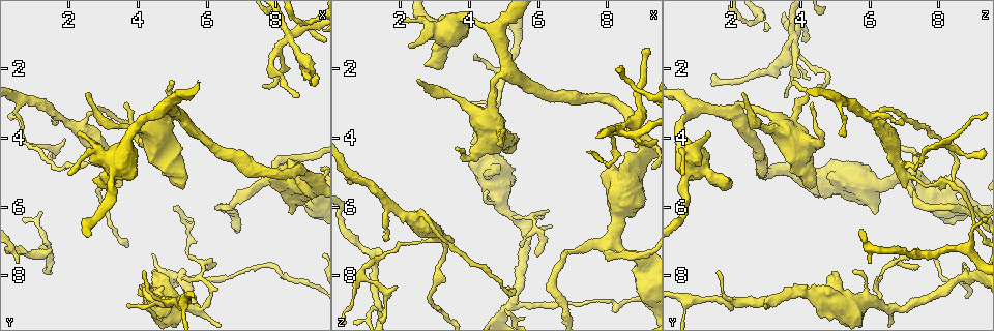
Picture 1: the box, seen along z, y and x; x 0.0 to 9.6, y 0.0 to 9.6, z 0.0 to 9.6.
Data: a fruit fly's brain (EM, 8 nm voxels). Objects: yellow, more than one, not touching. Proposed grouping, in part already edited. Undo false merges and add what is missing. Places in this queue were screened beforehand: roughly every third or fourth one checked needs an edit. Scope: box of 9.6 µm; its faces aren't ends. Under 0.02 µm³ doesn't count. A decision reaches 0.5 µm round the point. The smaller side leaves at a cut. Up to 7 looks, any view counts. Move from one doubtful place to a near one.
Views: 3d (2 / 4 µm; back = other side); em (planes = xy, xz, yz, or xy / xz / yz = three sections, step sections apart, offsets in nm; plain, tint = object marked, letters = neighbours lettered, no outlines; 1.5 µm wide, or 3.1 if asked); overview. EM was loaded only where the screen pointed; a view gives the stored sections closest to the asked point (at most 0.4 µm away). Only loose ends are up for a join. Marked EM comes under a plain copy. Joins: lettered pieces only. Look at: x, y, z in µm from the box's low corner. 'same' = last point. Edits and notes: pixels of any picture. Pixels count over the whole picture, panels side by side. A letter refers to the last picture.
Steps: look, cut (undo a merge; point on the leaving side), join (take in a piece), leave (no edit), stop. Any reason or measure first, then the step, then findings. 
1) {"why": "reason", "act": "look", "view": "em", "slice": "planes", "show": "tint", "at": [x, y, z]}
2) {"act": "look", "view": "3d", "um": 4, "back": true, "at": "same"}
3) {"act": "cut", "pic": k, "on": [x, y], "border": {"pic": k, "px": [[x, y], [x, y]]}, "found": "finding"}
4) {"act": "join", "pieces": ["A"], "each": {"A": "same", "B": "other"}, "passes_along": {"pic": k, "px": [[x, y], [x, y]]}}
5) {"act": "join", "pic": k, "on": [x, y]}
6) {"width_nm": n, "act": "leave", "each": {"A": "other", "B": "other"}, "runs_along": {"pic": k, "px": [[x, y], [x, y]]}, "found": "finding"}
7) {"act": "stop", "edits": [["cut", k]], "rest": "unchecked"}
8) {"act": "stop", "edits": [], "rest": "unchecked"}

{"why": "an open end", "act": "look", "view": "3d", "um": 4, "at": [5.55, 7.40, 7.20]}

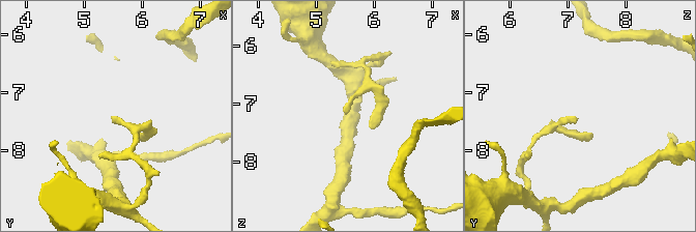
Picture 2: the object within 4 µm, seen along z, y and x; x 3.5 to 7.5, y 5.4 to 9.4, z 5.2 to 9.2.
{"why": "shape alone is not enough", "act": "look", "view": "em", "slice": "planes", "show": "tint", "at": [5.50, 7.45, 7.20]}

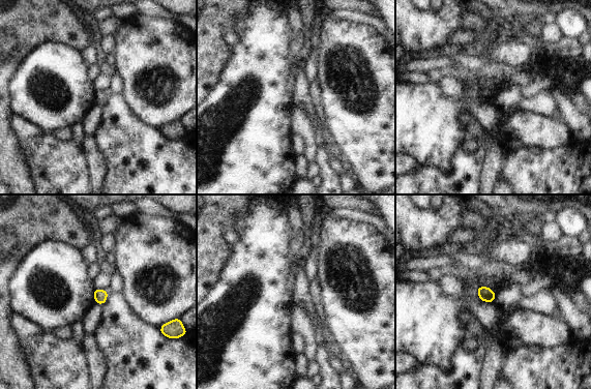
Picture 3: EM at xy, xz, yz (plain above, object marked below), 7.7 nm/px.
{"act": "look", "view": "em", "slice": "planes", "show": "letters", "at": "same"}

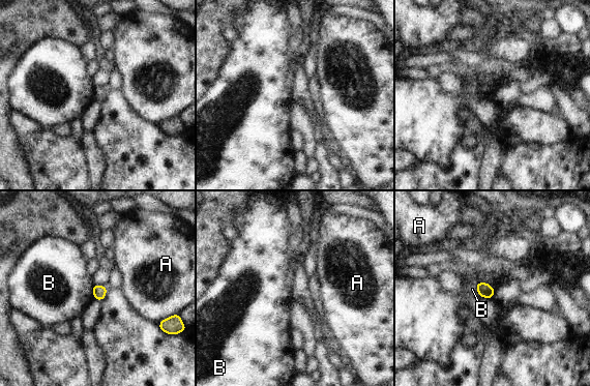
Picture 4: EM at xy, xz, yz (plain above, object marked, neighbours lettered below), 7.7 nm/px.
{"act": "leave", "each": {"A": "other", "B": "other"}, "border": {"pic": 4, "px": [[94, 285], [93, 298]]}, "found": "no lettered piece goes on from it"}

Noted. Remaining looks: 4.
{"why": "calibre changes", "act": "look", "view": "3d", "um": 4, "at": [4.70, 8.25, 4.85]}

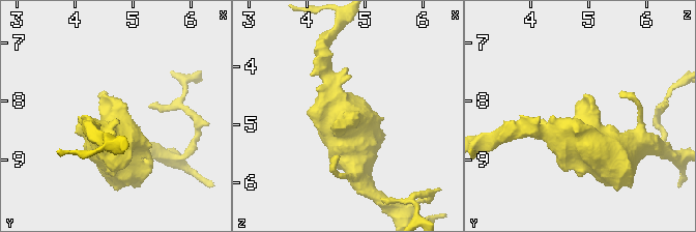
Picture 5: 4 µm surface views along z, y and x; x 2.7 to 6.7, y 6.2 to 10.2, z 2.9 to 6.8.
{"why": "now the EM", "act": "look", "view": "em", "um": 3.1, "slice": "xy", "step": 16, "show": "tint", "at": [4.70, 8.25, 4.90]}

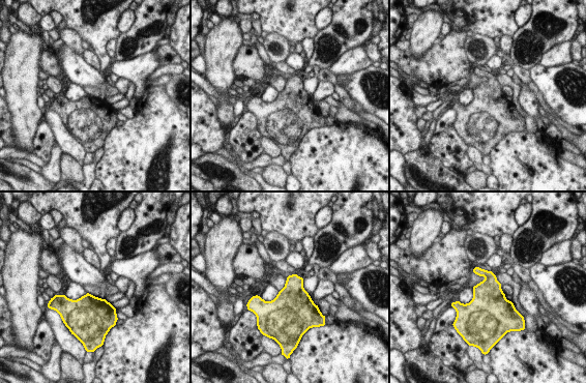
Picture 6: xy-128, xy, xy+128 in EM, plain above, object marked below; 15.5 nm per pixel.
{"why": "what lies round it", "act": "look", "view": "em", "um": 3.1, "slice": "xy", "step": 16, "show": "letters", "at": "same"}

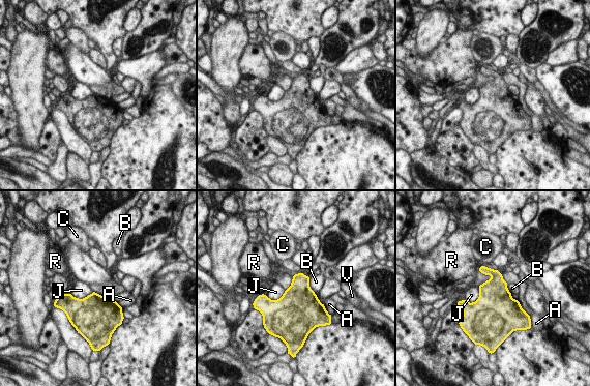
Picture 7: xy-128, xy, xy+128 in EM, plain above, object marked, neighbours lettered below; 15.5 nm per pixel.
{"longest_contact_nm": ["J", 320], "act": "leave", "each": {"A": "other", "B": "other", "C": "other", "J": "other", "R": "other", "V": "other"}, "found": "all the same neuron"}

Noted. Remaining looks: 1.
{"why": "thin end", "act": "look", "view": "em", "slice": "planes", "show": "letters", "at": [8.80, 2.35, 4.30]}

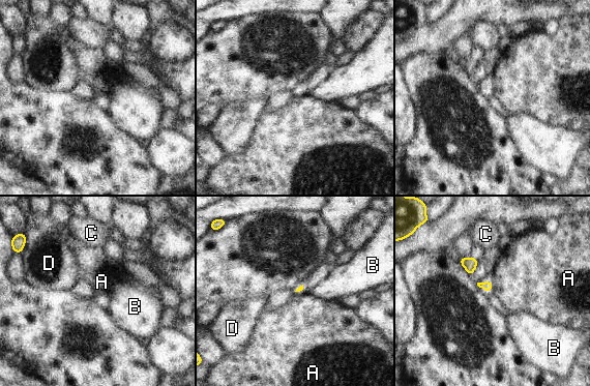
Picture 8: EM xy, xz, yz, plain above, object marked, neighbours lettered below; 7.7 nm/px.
{"act": "leave", "each": {"A": "other", "B": "other", "C": "other", "D": "other"}, "border": {"pic": 8, "px": [[490, 280], [492, 290]]}, "found": "no lettered piece goes on from it"}

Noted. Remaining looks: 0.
{"act": "stop", "edits": [], "rest": "unchecked"}

